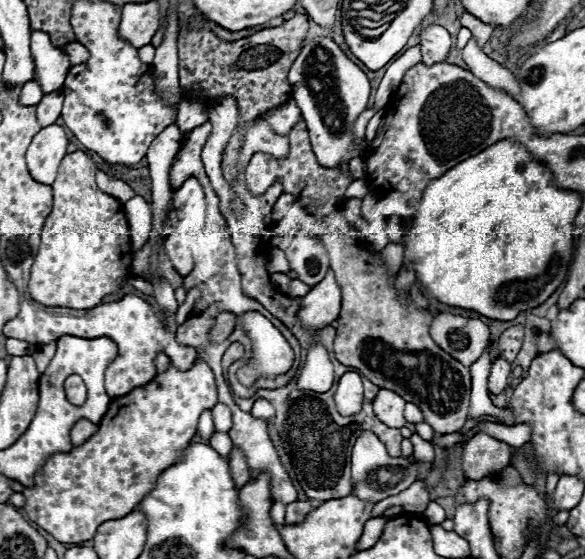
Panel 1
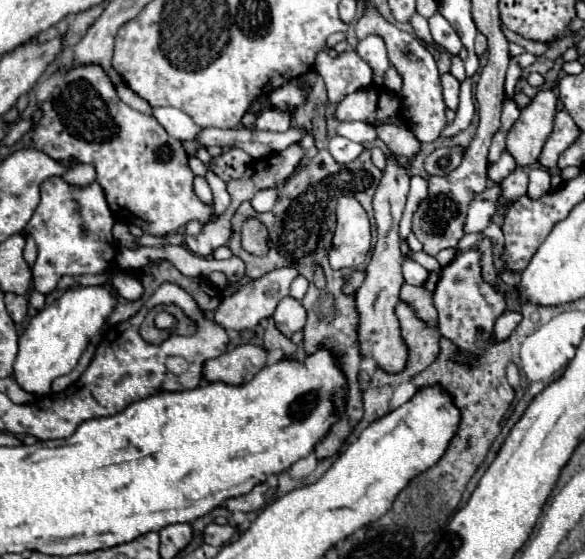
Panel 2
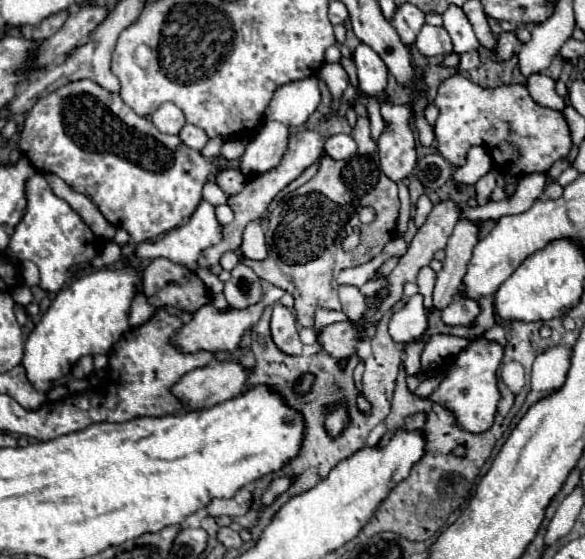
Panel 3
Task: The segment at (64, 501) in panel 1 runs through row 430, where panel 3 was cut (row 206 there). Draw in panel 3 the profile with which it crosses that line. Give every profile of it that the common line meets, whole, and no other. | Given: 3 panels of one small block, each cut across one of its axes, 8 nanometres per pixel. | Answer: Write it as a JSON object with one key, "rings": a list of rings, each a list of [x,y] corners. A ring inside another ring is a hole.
{"rings":[[[90,80],[70,82],[40,98],[26,116],[18,144],[38,172],[62,178],[74,192],[88,196],[110,224],[130,234],[131,241],[121,247],[121,258],[125,262],[134,256],[136,244],[152,240],[188,220],[202,200],[202,186],[218,170],[198,150],[182,146],[178,136],[162,134],[150,120],[126,106],[118,94],[102,90],[102,86]]]}

